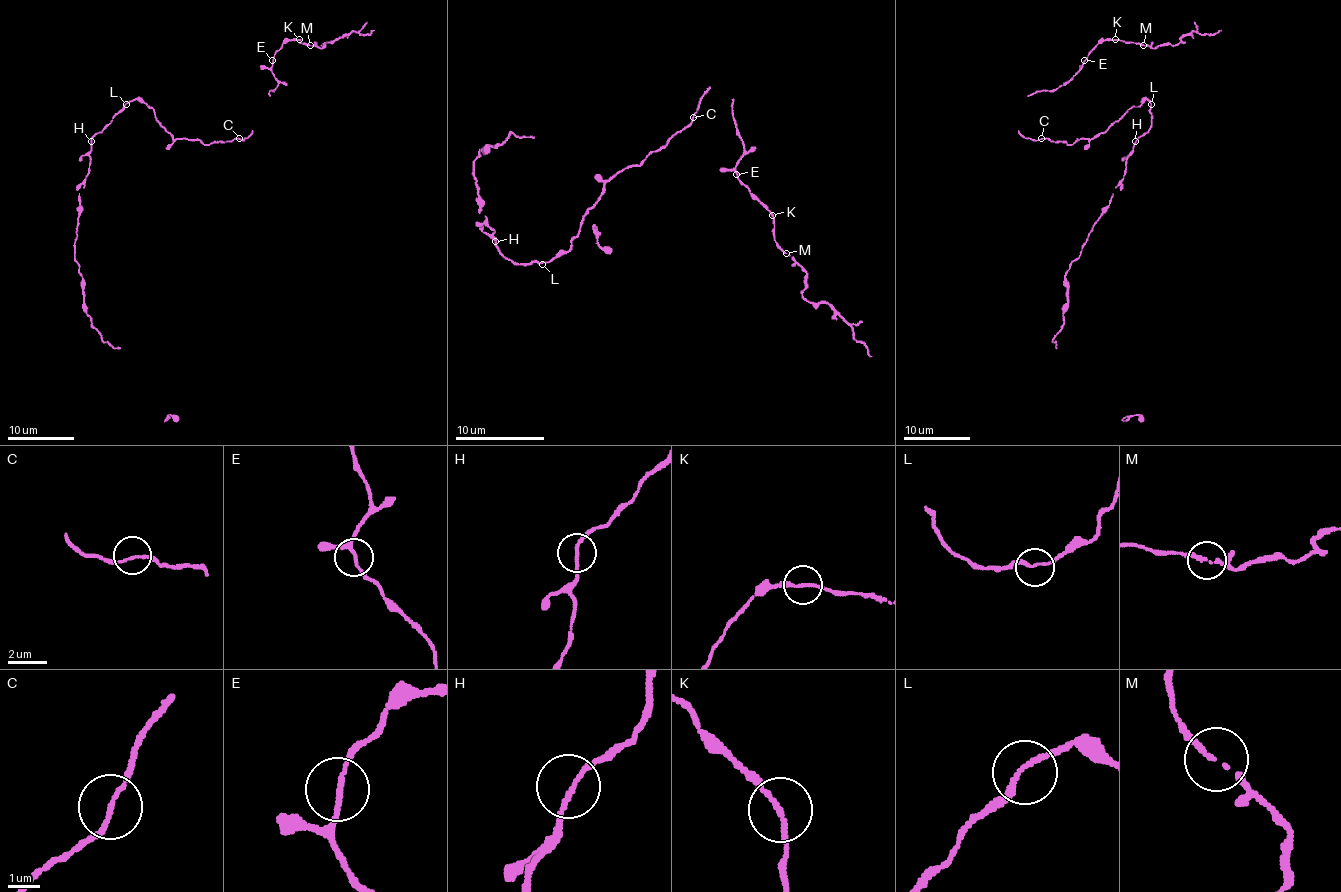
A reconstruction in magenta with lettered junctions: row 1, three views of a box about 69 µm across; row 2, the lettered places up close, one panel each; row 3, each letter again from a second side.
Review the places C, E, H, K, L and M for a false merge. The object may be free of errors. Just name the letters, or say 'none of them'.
none of them

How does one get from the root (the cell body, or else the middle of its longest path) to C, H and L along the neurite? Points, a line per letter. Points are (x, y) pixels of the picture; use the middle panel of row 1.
C: (577, 235), (580, 222), (597, 202), (604, 184), (662, 148), (693, 117)
H: (577, 235), (566, 250), (542, 264), (513, 264), (502, 255), (495, 241)
L: (577, 235), (566, 250), (542, 264)

